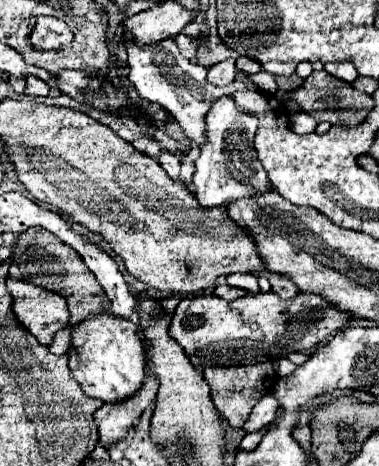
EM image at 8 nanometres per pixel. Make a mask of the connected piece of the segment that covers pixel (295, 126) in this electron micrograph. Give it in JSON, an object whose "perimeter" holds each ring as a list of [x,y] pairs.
{"perimeter":[[[295,112],[295,114],[289,114],[289,126],[295,134],[309,134],[315,130],[317,122],[311,120],[311,116],[307,116],[305,112]]]}

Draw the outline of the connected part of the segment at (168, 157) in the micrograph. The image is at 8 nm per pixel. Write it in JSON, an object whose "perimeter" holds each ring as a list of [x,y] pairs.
{"perimeter":[[[161,150],[161,158],[163,158],[163,168],[169,172],[169,176],[173,178],[173,180],[179,180],[179,182],[185,182],[183,180],[183,176],[179,174],[179,158],[175,156],[175,154],[171,154],[171,152],[167,152],[167,150]]]}

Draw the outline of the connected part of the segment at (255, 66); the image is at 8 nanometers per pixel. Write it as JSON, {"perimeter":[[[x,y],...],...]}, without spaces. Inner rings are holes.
{"perimeter":[[[239,56],[239,58],[235,60],[235,66],[237,66],[237,68],[241,68],[243,72],[247,72],[247,74],[261,72],[261,66],[259,66],[259,62],[255,62],[253,58],[247,58],[247,56]]]}

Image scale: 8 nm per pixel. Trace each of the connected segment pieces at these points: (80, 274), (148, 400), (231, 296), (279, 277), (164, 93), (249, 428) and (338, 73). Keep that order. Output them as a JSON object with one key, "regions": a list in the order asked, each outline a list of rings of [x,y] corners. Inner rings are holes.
{"regions":[[[[29,228],[27,232],[23,232],[19,236],[19,240],[15,242],[13,264],[9,268],[9,276],[19,278],[19,280],[27,280],[35,286],[43,286],[47,290],[53,290],[53,292],[65,296],[71,320],[69,320],[69,326],[65,330],[59,330],[55,334],[53,342],[49,344],[49,350],[53,354],[67,354],[69,344],[71,344],[73,326],[109,310],[109,304],[107,304],[101,284],[95,280],[91,270],[83,264],[81,256],[71,246],[63,244],[57,236],[51,236],[51,232],[47,232],[43,228]]],[[[147,372],[143,388],[133,396],[133,400],[123,400],[123,404],[103,404],[93,416],[99,430],[99,444],[111,448],[123,440],[135,428],[141,414],[153,404],[155,392],[157,380]]],[[[219,284],[215,286],[213,290],[217,296],[225,298],[225,300],[235,300],[235,298],[241,298],[241,296],[247,296],[247,290],[241,290],[241,288],[231,288],[227,284]]],[[[271,274],[269,282],[271,282],[271,290],[275,290],[281,298],[291,298],[299,292],[299,288],[295,288],[295,284],[291,284],[291,278],[287,278],[283,274]]],[[[125,36],[125,40],[127,40],[125,46],[129,56],[127,62],[131,68],[129,80],[133,82],[139,96],[149,102],[157,102],[165,110],[169,110],[169,114],[173,114],[177,122],[181,124],[185,136],[189,136],[195,144],[201,144],[205,140],[203,116],[207,114],[207,110],[217,98],[231,94],[231,90],[227,90],[227,86],[219,88],[209,84],[205,78],[207,70],[191,60],[185,60],[173,38],[165,38],[165,40],[159,40],[157,44],[147,44],[147,46],[137,46],[131,40],[131,36]]],[[[267,392],[267,394],[255,404],[255,408],[253,408],[249,420],[245,422],[243,430],[245,430],[245,432],[255,432],[255,430],[261,430],[263,426],[271,424],[273,418],[275,418],[277,408],[279,408],[279,402],[275,400],[273,392]]],[[[345,60],[345,62],[329,62],[329,64],[325,64],[325,70],[327,70],[329,74],[333,74],[335,78],[345,80],[345,82],[349,82],[349,84],[357,78],[357,68],[355,68],[355,64],[349,62],[349,60]]]]}

